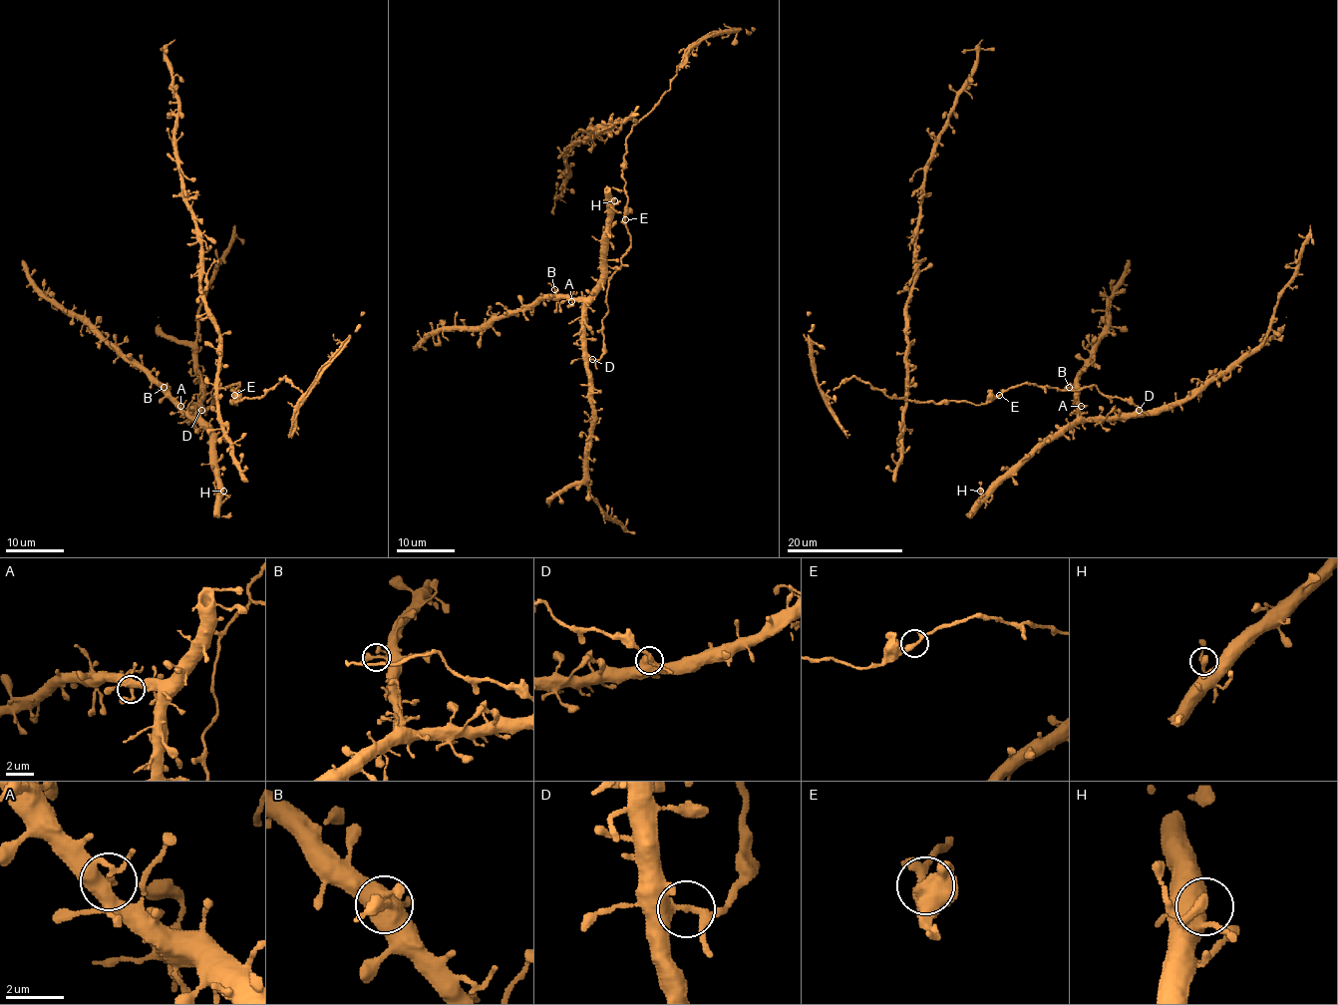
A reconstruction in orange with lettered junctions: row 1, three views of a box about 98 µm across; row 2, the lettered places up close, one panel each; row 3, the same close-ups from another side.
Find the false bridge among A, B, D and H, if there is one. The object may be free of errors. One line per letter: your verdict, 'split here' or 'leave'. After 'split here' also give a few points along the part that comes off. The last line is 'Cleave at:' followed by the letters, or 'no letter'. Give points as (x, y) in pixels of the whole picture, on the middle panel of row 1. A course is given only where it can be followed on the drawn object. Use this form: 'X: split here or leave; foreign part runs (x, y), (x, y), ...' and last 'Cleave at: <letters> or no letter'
A: leave
B: leave
D: split here; foreign part runs (592, 360), (602, 352), (608, 278), (630, 246), (623, 177), (625, 139), (669, 89), (690, 54)
H: leave
Cleave at: D

